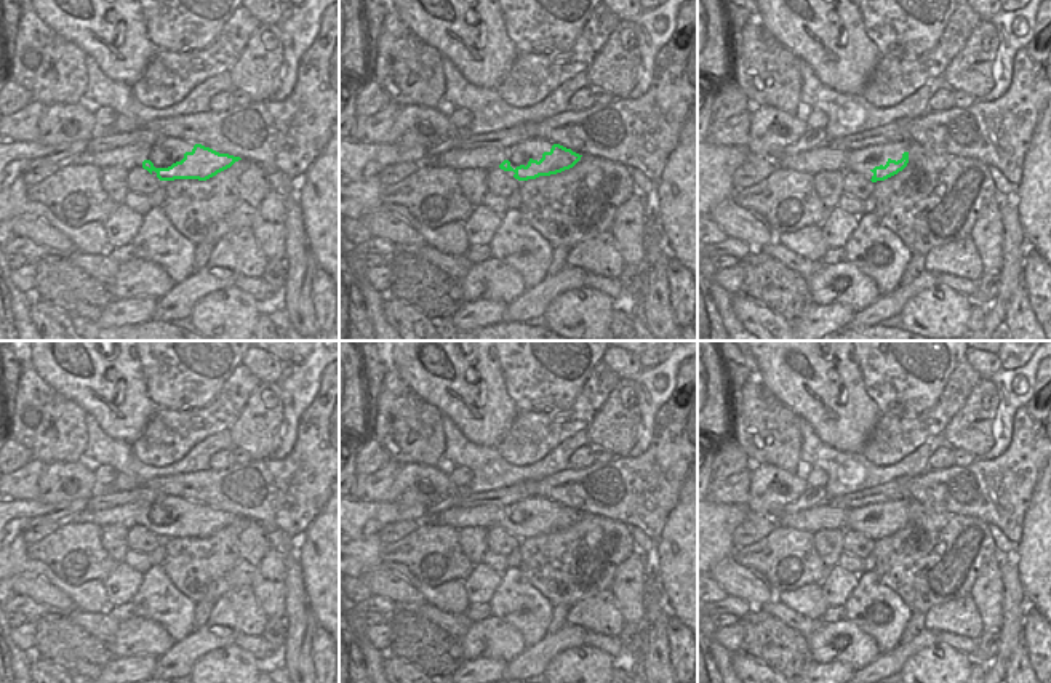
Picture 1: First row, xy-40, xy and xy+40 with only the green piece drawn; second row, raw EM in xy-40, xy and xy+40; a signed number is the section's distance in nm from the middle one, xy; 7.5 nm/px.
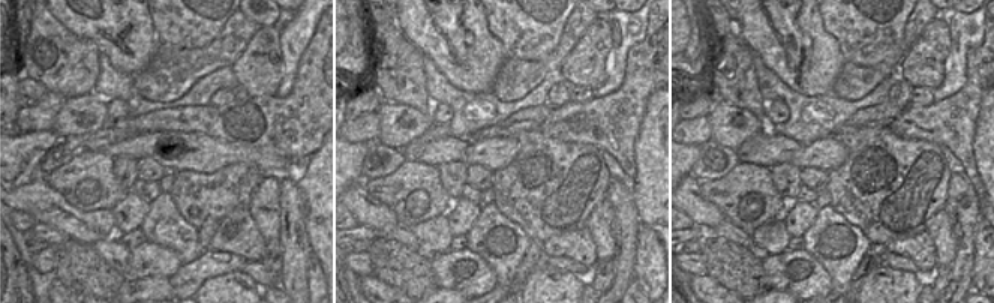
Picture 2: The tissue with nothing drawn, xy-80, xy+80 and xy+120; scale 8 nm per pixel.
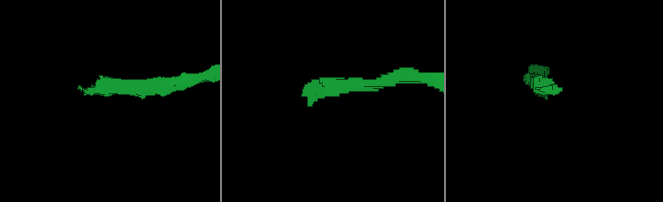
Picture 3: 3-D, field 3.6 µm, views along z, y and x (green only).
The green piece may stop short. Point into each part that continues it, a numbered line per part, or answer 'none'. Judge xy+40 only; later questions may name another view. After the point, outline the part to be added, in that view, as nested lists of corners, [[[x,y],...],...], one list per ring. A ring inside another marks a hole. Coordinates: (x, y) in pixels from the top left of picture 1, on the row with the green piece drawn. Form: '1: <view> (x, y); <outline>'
1: xy+40 (863, 160); [[[909,141],[873,144],[865,149],[849,150],[845,173],[857,173],[870,181],[875,166],[885,166],[889,158],[897,162],[904,152],[909,152]]]

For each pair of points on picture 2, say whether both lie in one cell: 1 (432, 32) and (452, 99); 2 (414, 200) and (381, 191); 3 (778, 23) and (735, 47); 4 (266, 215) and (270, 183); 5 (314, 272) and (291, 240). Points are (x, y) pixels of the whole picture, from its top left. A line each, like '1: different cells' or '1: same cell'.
1: different cells
2: same cell
3: different cells
4: same cell
5: different cells

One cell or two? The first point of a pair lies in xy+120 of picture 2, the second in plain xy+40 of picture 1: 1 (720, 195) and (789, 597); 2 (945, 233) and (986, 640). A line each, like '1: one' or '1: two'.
1: two
2: two

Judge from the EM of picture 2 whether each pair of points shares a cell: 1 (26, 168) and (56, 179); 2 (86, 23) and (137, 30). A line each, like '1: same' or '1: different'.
1: different
2: same

